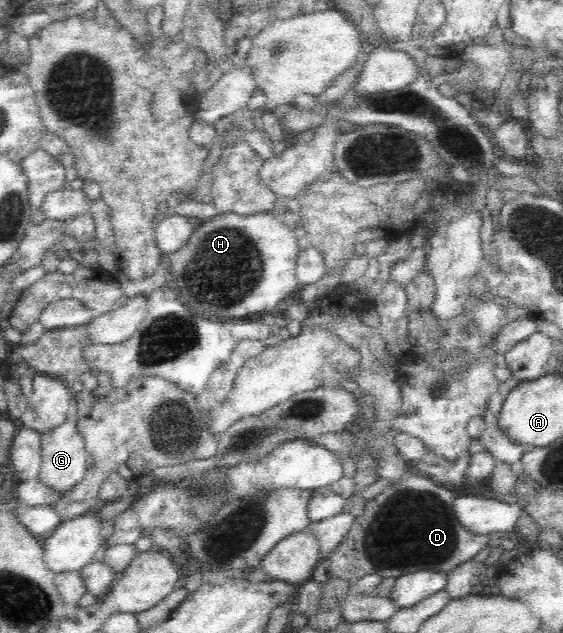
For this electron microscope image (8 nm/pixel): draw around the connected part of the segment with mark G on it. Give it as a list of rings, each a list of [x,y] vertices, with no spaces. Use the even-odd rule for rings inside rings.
[[[64,421],[56,429],[41,434],[41,466],[37,479],[40,483],[47,485],[50,490],[64,494],[72,490],[74,485],[84,477],[88,469],[86,466],[88,456],[85,441],[78,433],[76,422]]]

